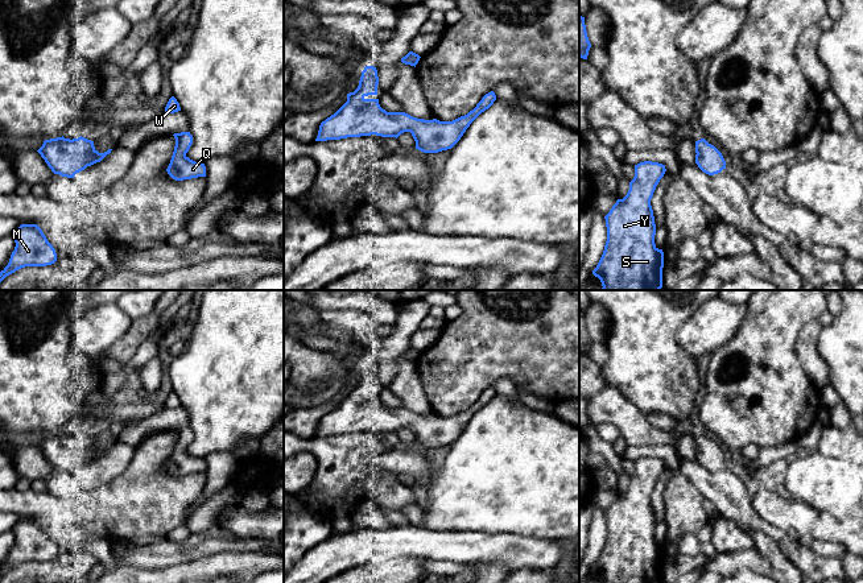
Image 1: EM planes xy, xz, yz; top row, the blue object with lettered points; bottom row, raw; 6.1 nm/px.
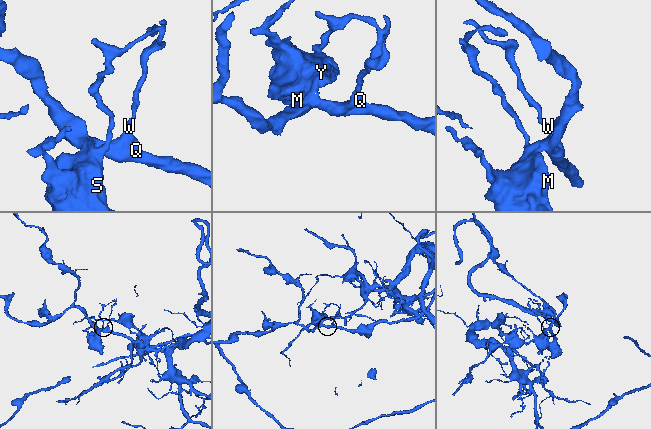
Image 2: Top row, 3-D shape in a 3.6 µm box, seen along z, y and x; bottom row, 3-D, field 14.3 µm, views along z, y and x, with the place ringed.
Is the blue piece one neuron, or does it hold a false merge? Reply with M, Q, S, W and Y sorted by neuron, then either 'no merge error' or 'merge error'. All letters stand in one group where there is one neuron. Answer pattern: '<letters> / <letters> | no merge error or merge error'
M Q S W Y | no merge error

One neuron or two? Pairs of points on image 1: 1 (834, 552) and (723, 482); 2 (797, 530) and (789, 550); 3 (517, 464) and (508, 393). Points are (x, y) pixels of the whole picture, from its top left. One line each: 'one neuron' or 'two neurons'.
1: two neurons
2: two neurons
3: two neurons

